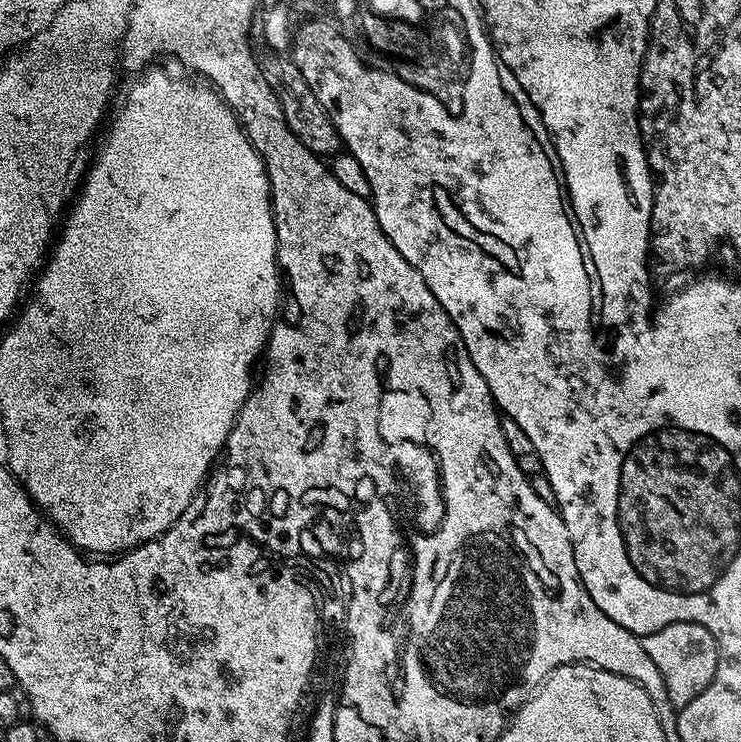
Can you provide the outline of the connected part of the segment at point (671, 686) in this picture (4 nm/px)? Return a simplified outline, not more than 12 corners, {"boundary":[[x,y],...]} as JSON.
{"boundary":[[676,622],[641,637],[678,710],[713,681],[717,642]]}

